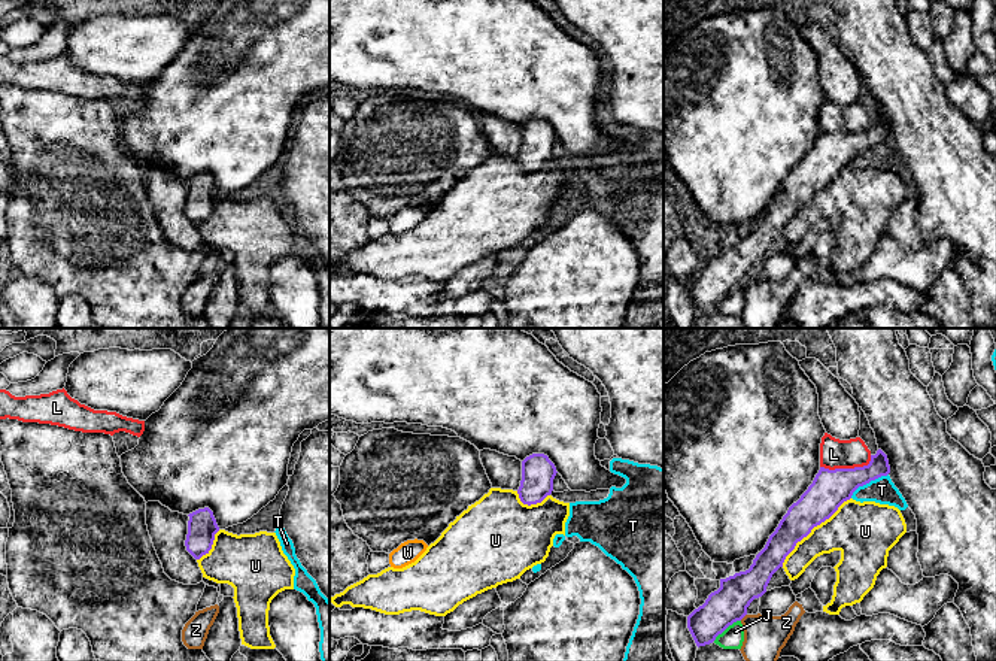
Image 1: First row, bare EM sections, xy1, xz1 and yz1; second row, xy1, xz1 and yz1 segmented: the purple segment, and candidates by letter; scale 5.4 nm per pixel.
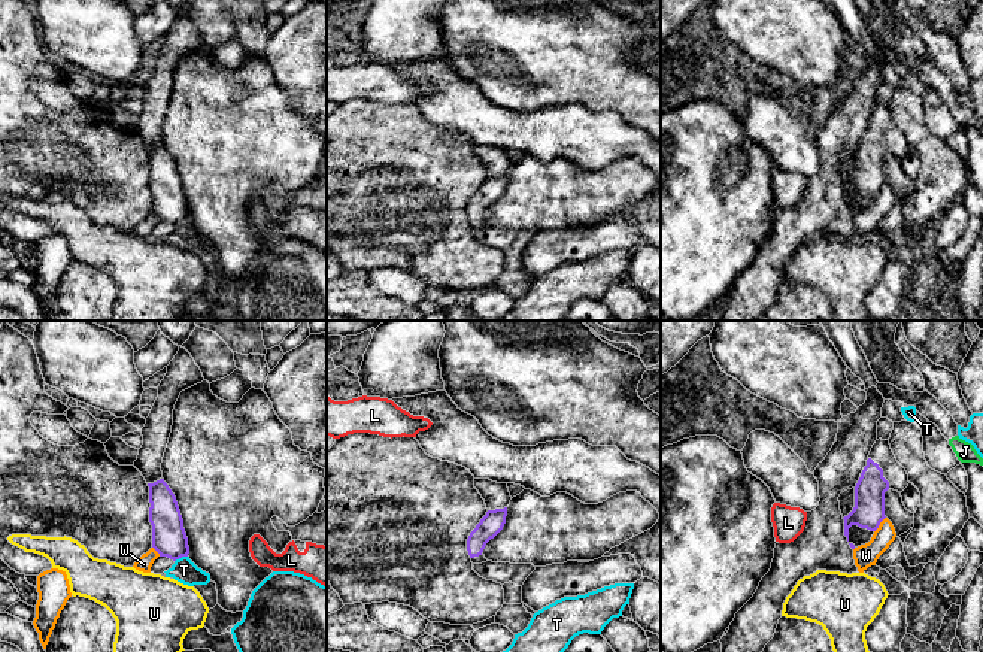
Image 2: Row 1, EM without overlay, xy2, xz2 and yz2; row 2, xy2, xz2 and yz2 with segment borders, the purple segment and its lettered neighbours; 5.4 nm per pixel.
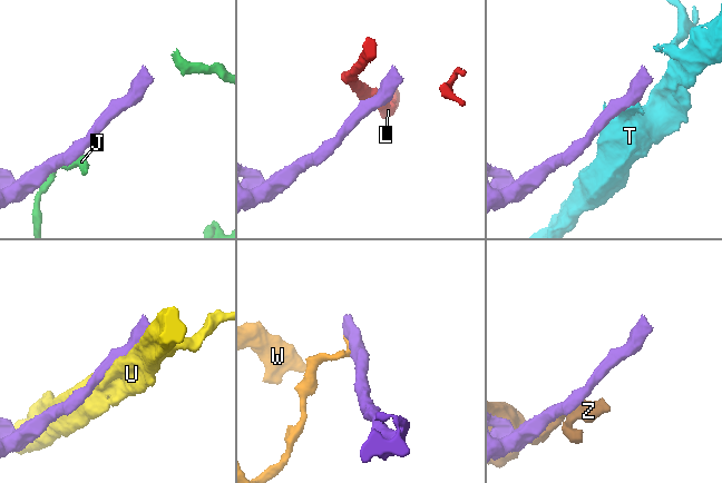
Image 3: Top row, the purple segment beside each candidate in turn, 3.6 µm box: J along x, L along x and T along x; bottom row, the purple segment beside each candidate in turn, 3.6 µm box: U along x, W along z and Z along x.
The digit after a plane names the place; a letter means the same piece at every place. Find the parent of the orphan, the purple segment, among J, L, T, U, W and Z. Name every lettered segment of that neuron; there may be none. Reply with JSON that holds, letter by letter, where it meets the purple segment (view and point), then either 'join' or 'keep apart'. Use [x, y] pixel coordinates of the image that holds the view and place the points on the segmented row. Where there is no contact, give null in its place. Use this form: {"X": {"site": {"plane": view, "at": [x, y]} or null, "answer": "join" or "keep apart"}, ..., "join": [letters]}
{"J": {"site": {"plane": "yz1", "at": [726, 627]}, "answer": "keep apart"}, "L": {"site": {"plane": "yz1", "at": [847, 469]}, "answer": "keep apart"}, "T": {"site": {"plane": "yz1", "at": [868, 482]}, "answer": "keep apart"}, "U": {"site": {"plane": "yz1", "at": [811, 528]}, "answer": "keep apart"}, "W": {"site": {"plane": "yz2", "at": [879, 524]}, "answer": "keep apart"}, "Z": {"site": {"plane": "yz1", "at": [743, 616]}, "answer": "keep apart"}, "join": []}

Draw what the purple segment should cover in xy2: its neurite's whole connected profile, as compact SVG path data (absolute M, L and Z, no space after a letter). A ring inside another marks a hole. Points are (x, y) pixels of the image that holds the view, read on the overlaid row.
M164 479L148 483L148 486L152 548L160 554L160 557L167 557L173 561L188 557L188 537L175 494Z

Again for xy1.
M209 507L198 509L188 515L186 551L200 560L212 549L215 534L219 531L213 512Z

